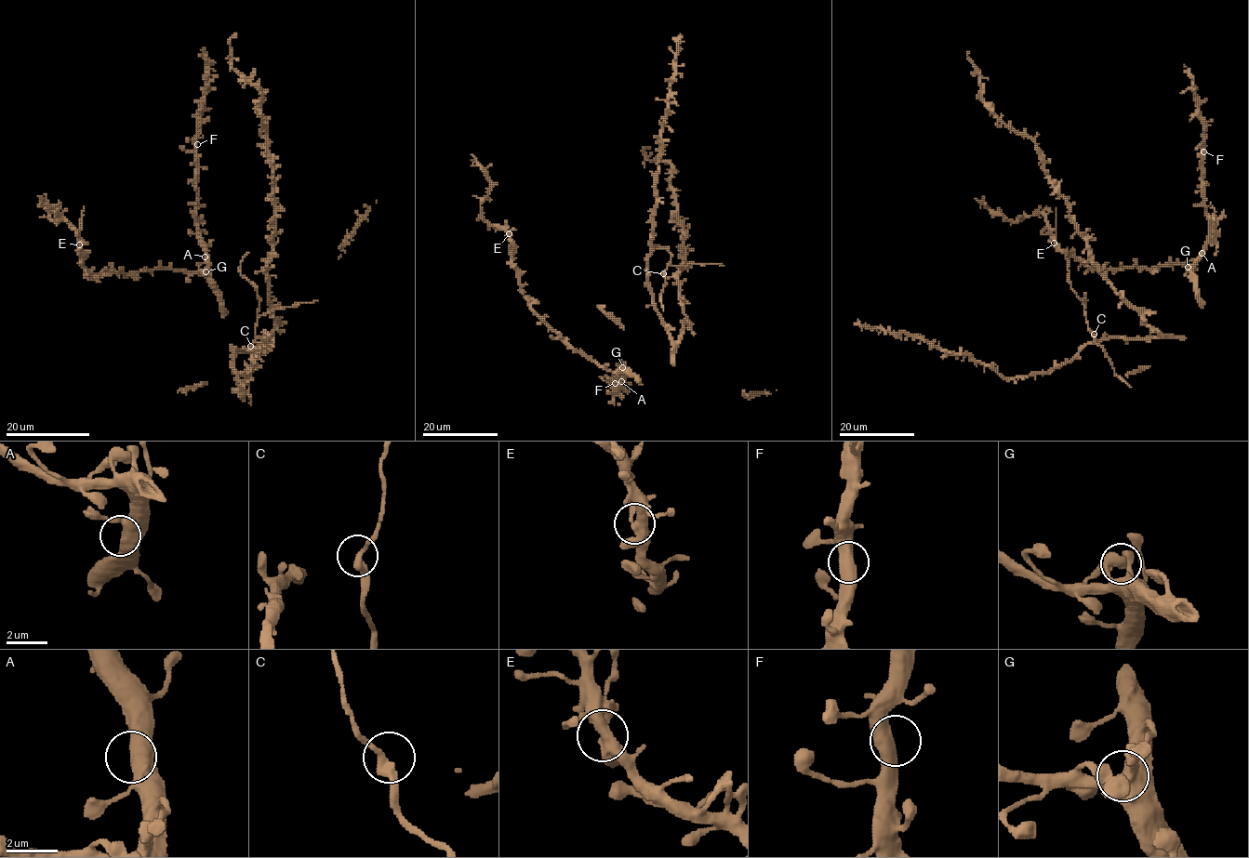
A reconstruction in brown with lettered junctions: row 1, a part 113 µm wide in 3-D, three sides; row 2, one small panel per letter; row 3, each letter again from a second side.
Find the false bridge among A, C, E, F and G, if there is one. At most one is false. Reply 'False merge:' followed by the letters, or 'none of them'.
False merge: E

